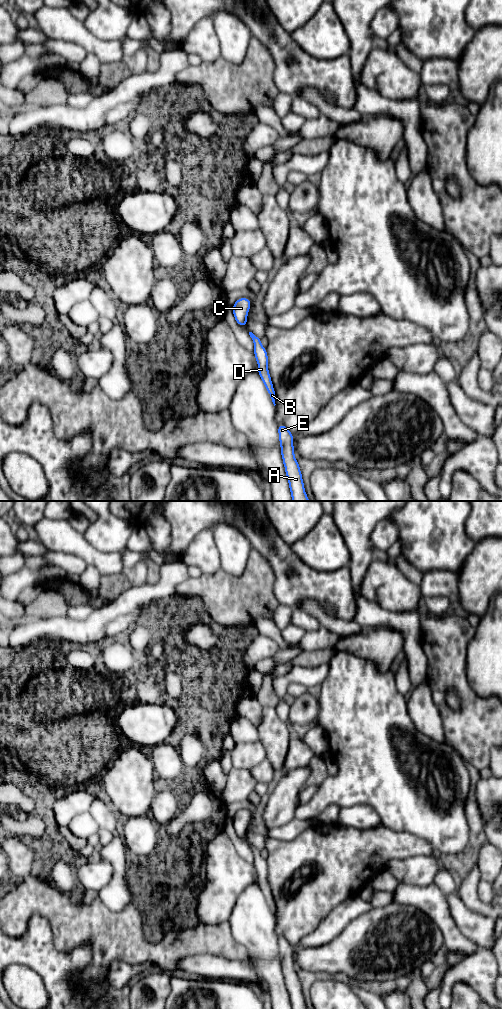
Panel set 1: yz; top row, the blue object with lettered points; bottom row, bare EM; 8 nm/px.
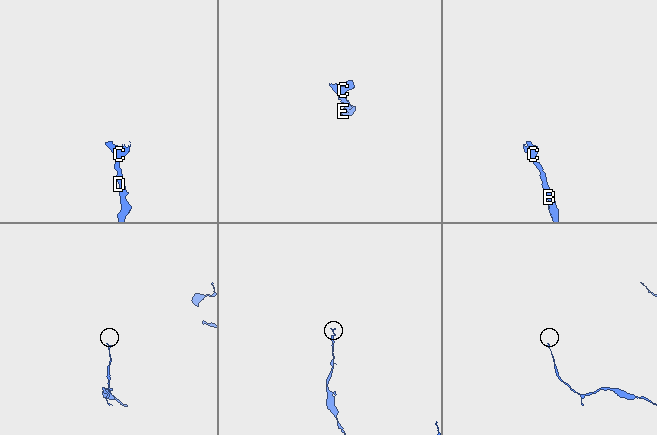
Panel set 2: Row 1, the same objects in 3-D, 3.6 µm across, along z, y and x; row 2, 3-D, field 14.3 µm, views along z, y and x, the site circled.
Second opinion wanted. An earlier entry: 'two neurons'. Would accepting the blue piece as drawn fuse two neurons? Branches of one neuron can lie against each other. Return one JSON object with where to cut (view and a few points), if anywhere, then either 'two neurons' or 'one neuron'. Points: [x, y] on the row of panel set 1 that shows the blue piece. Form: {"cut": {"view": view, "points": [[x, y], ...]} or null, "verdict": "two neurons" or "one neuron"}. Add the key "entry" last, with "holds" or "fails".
{"cut": null, "verdict": "one neuron", "entry": "fails"}

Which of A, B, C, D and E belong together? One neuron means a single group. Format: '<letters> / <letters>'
A B C D E

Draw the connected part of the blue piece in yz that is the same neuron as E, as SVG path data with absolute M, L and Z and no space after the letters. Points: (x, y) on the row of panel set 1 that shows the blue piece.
M278 424L281 456L291 491L292 501L310 501L304 489L299 463L295 459L293 434L283 424Z

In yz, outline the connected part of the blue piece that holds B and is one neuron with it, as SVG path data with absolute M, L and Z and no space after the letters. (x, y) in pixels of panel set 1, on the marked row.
M249 332L250 337L254 343L254 356L258 363L258 373L261 377L267 392L269 393L272 402L275 404L275 391L272 384L272 380L268 371L268 355L266 348L261 345L261 338L255 336L252 332Z

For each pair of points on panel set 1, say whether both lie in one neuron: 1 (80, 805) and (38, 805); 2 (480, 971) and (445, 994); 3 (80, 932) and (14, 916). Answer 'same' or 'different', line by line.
1: different
2: same
3: same

